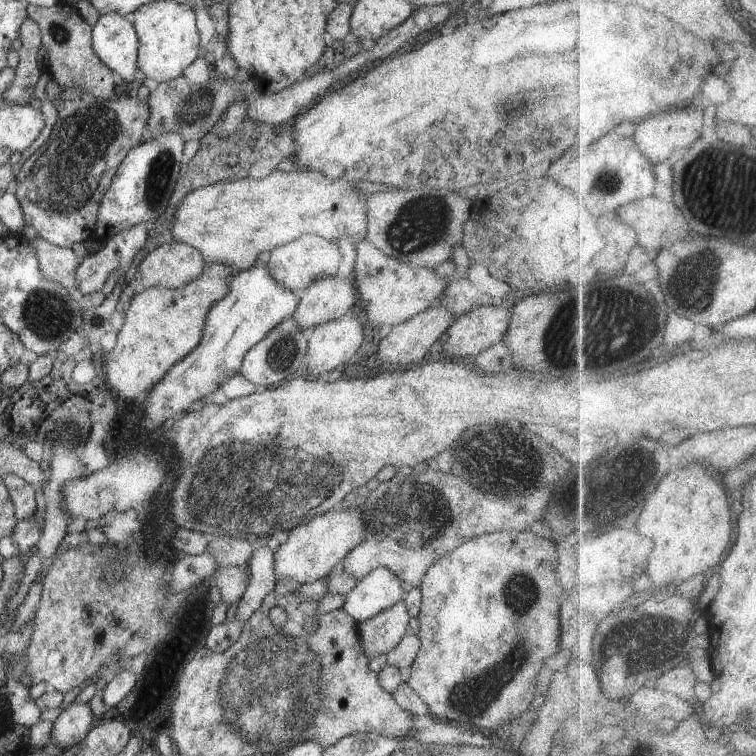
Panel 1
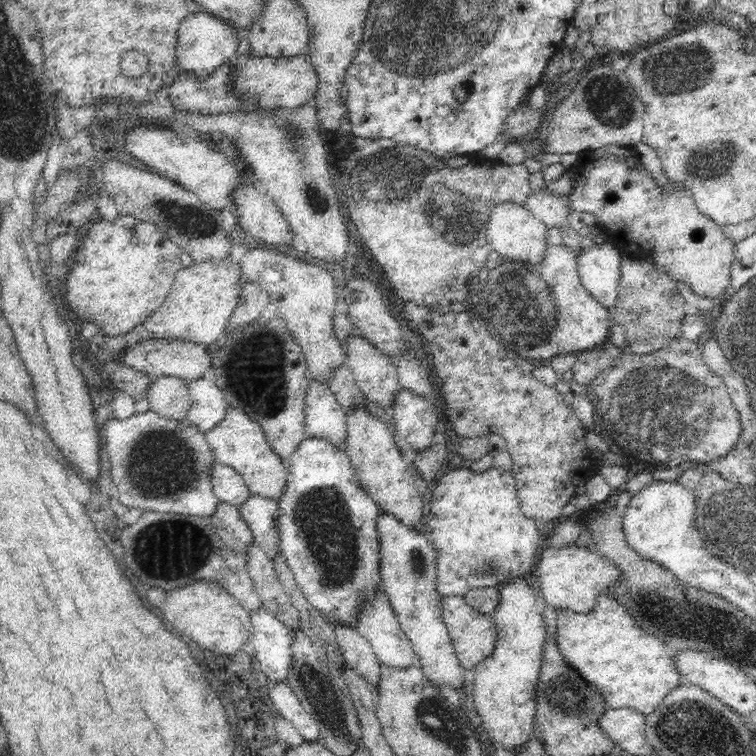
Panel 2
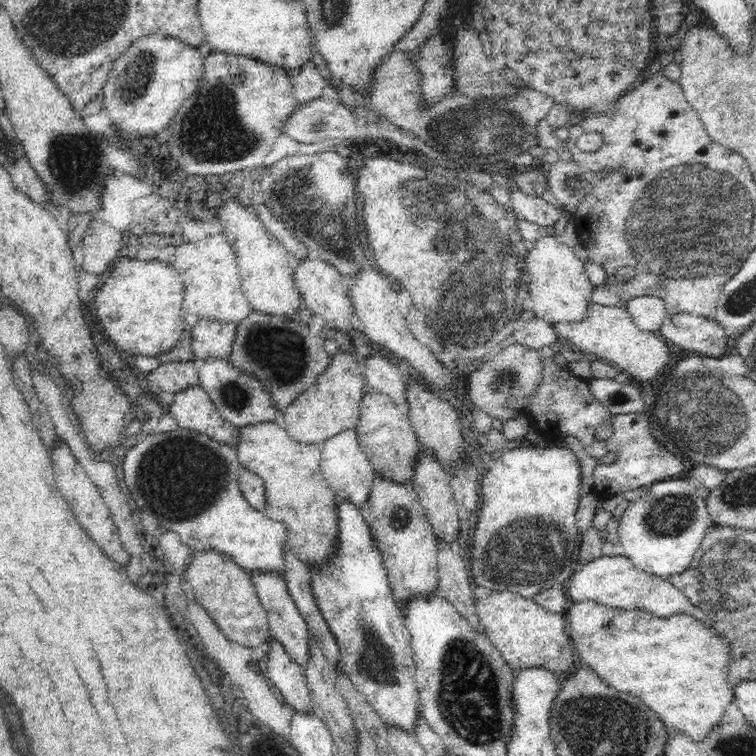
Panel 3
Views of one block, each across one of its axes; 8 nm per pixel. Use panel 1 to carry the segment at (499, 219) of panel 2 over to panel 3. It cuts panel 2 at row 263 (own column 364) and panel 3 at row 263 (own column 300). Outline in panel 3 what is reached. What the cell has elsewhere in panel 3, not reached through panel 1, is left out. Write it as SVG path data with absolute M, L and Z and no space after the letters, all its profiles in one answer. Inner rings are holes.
M550 233L537 238L534 246L527 251L525 268L528 280L528 307L534 311L536 317L550 324L580 322L586 318L594 286L585 271L585 263L576 257L572 247L563 244Z

